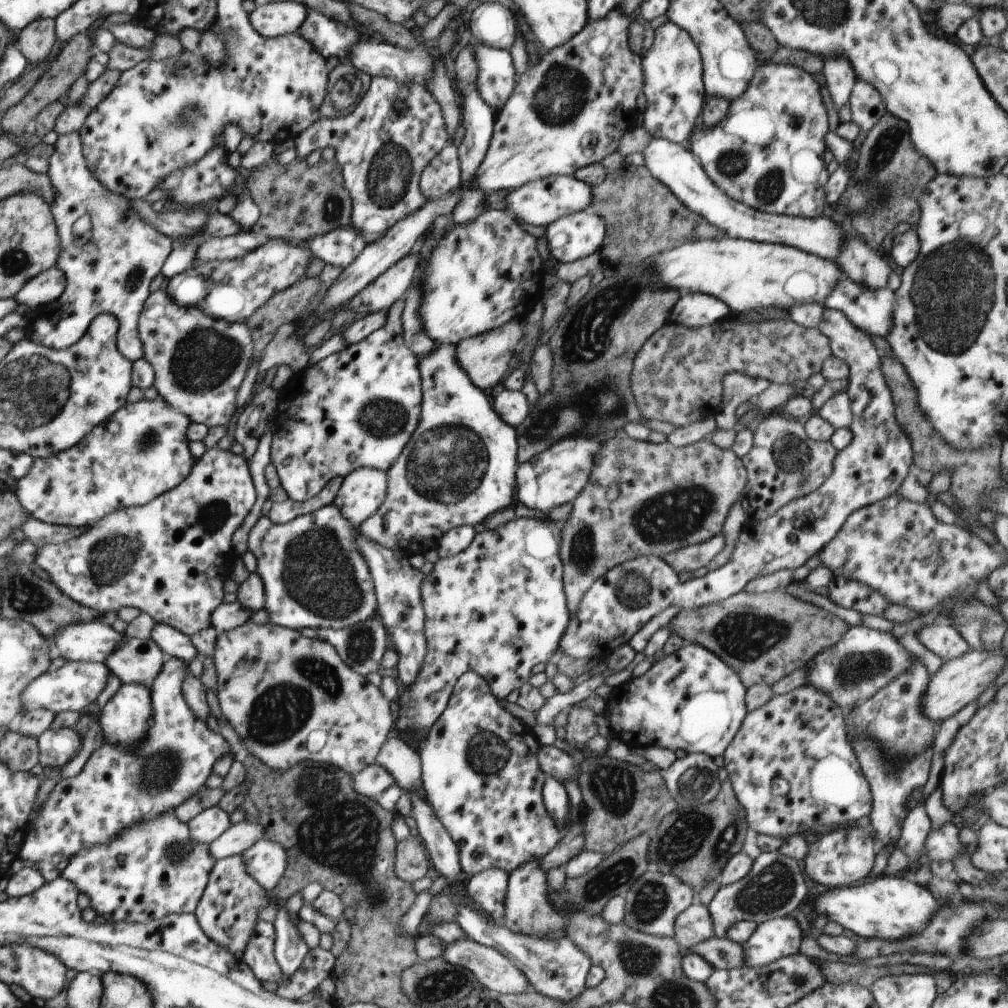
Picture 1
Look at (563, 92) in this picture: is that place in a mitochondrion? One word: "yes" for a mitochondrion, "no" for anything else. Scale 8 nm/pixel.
yes

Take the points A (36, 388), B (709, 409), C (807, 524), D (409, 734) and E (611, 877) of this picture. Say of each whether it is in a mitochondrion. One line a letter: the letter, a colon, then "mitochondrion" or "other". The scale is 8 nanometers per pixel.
A: mitochondrion
B: other
C: other
D: other
E: mitochondrion

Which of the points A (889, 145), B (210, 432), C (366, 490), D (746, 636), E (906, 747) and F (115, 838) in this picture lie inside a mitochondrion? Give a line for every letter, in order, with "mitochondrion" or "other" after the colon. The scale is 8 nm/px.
A: mitochondrion
B: other
C: other
D: mitochondrion
E: other
F: other

